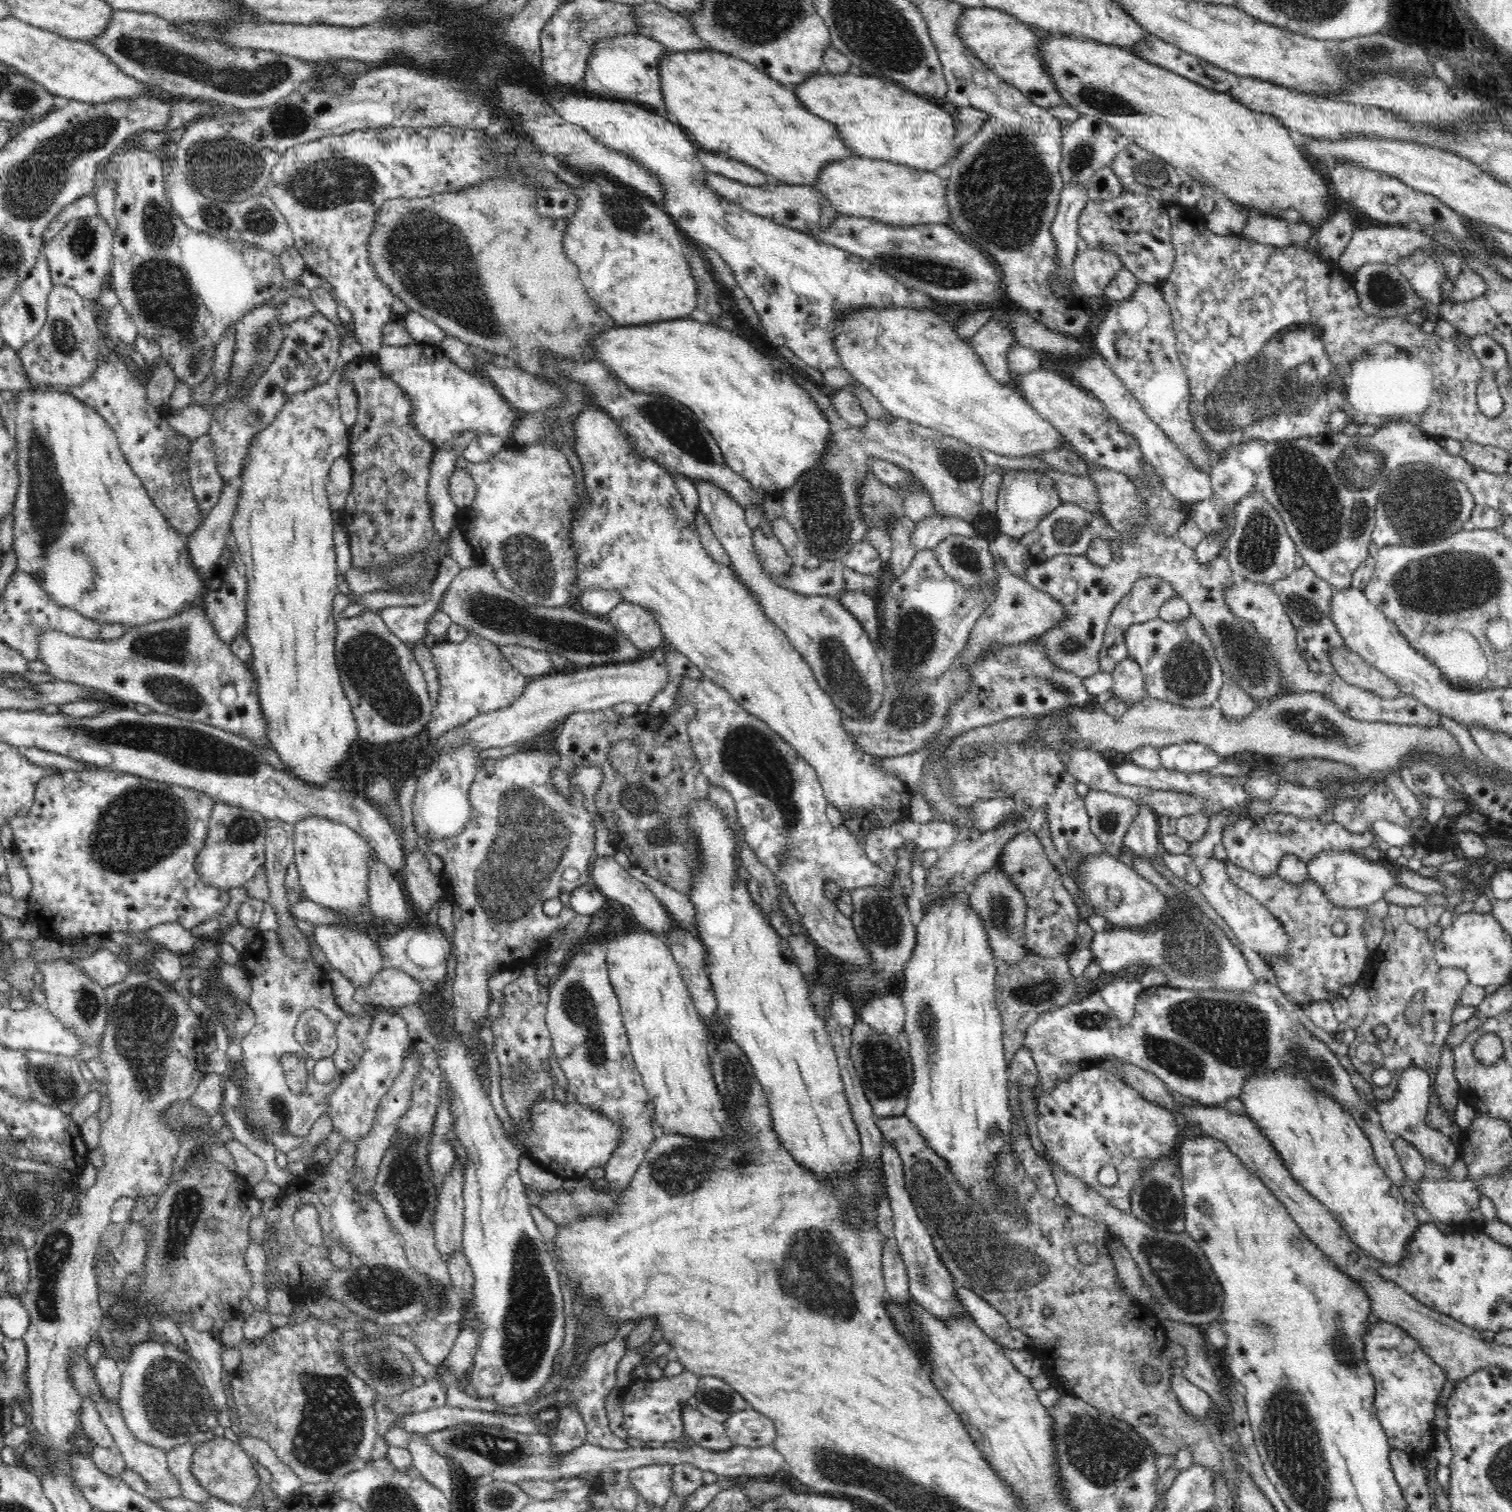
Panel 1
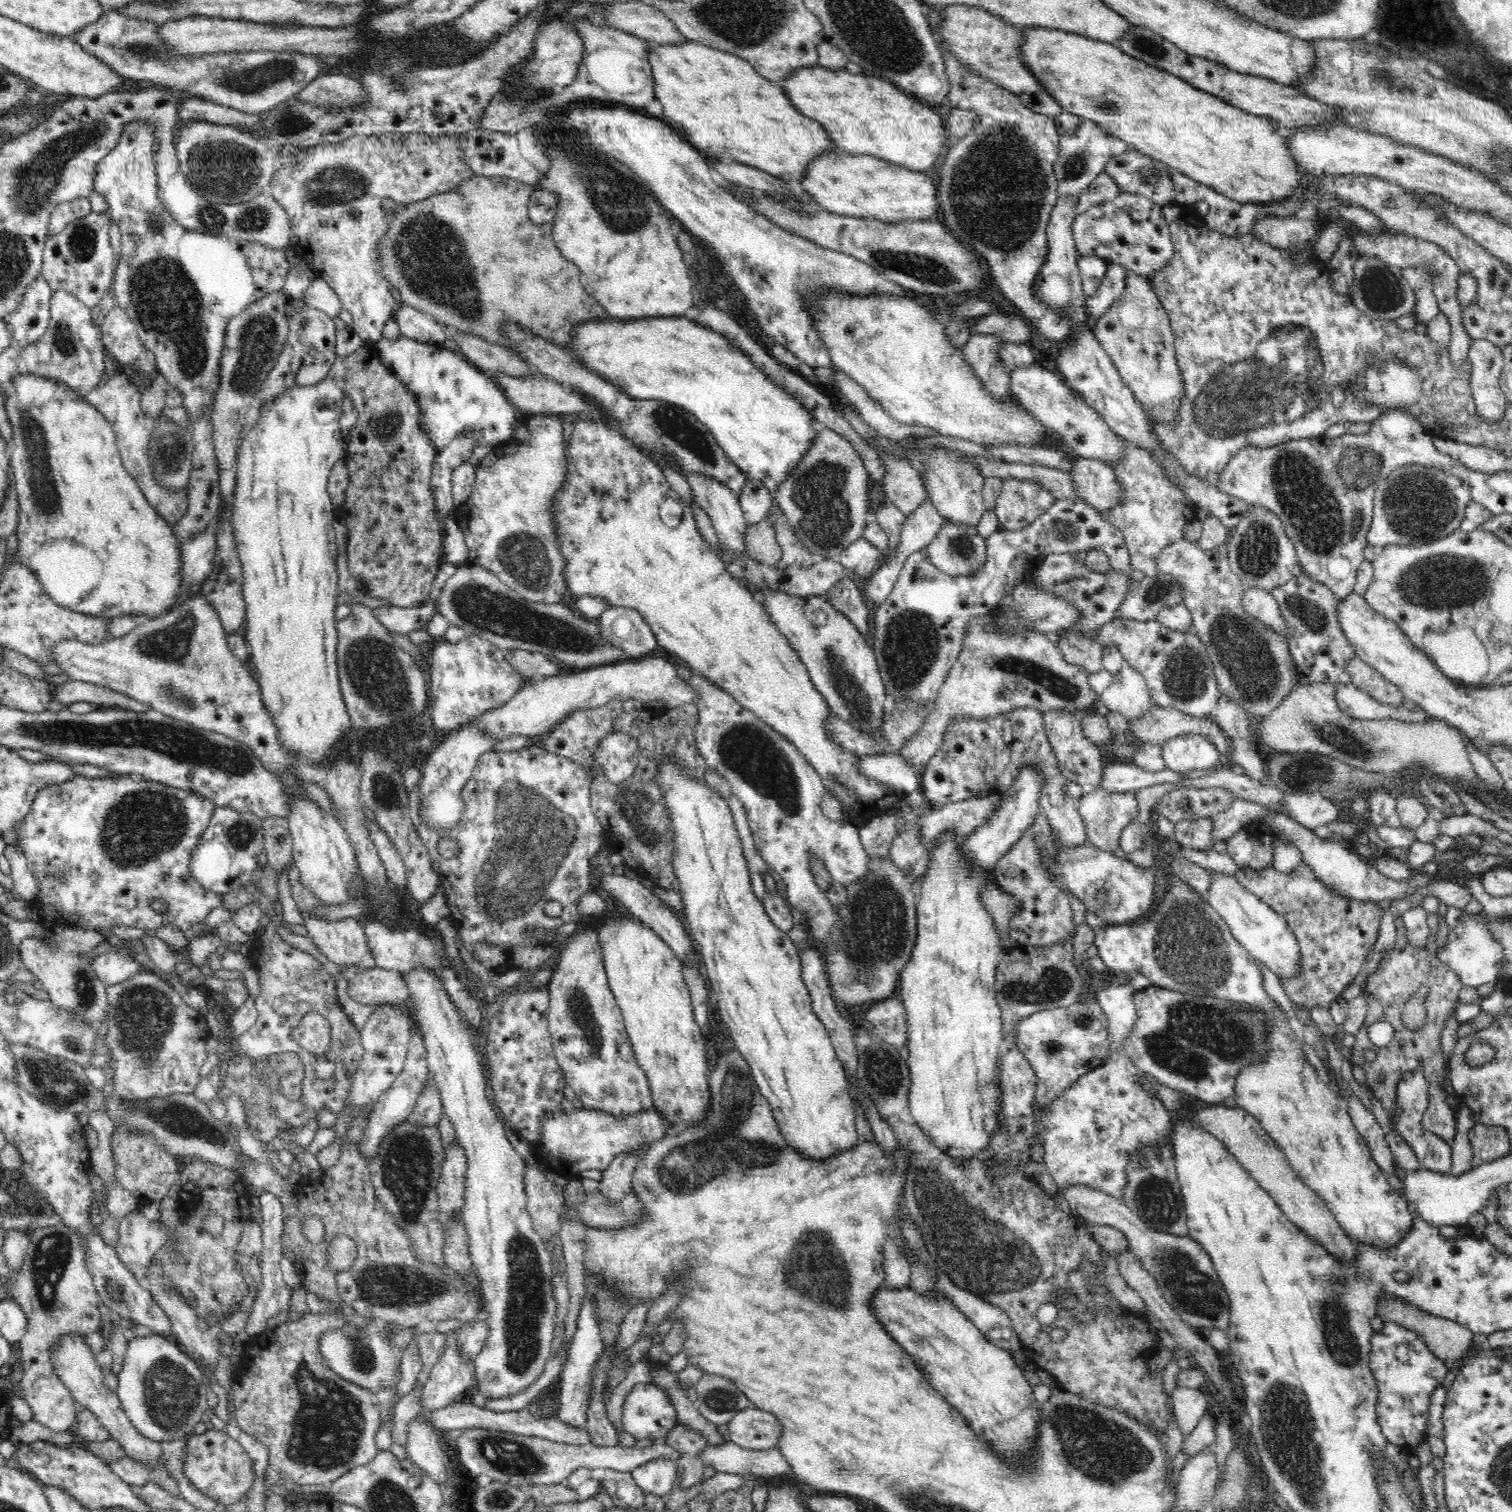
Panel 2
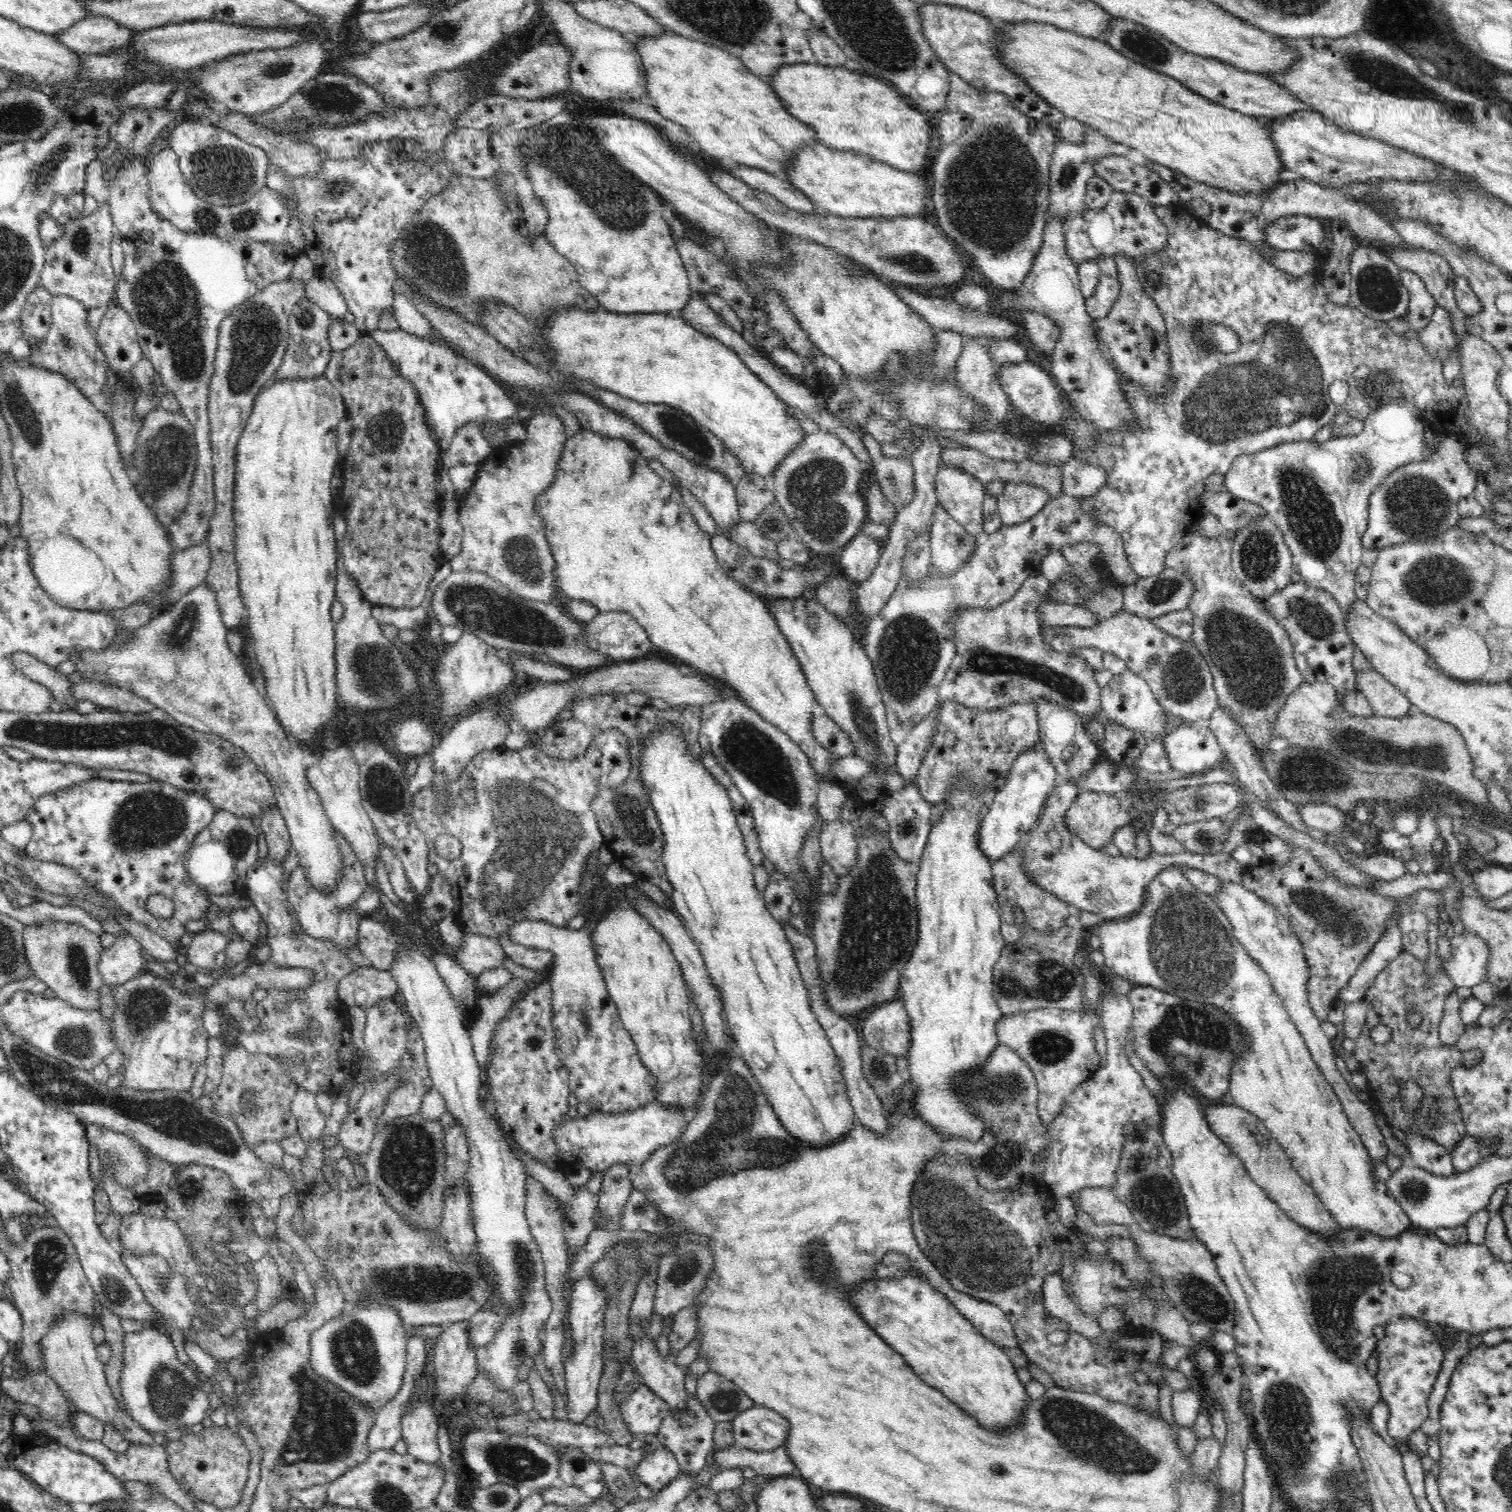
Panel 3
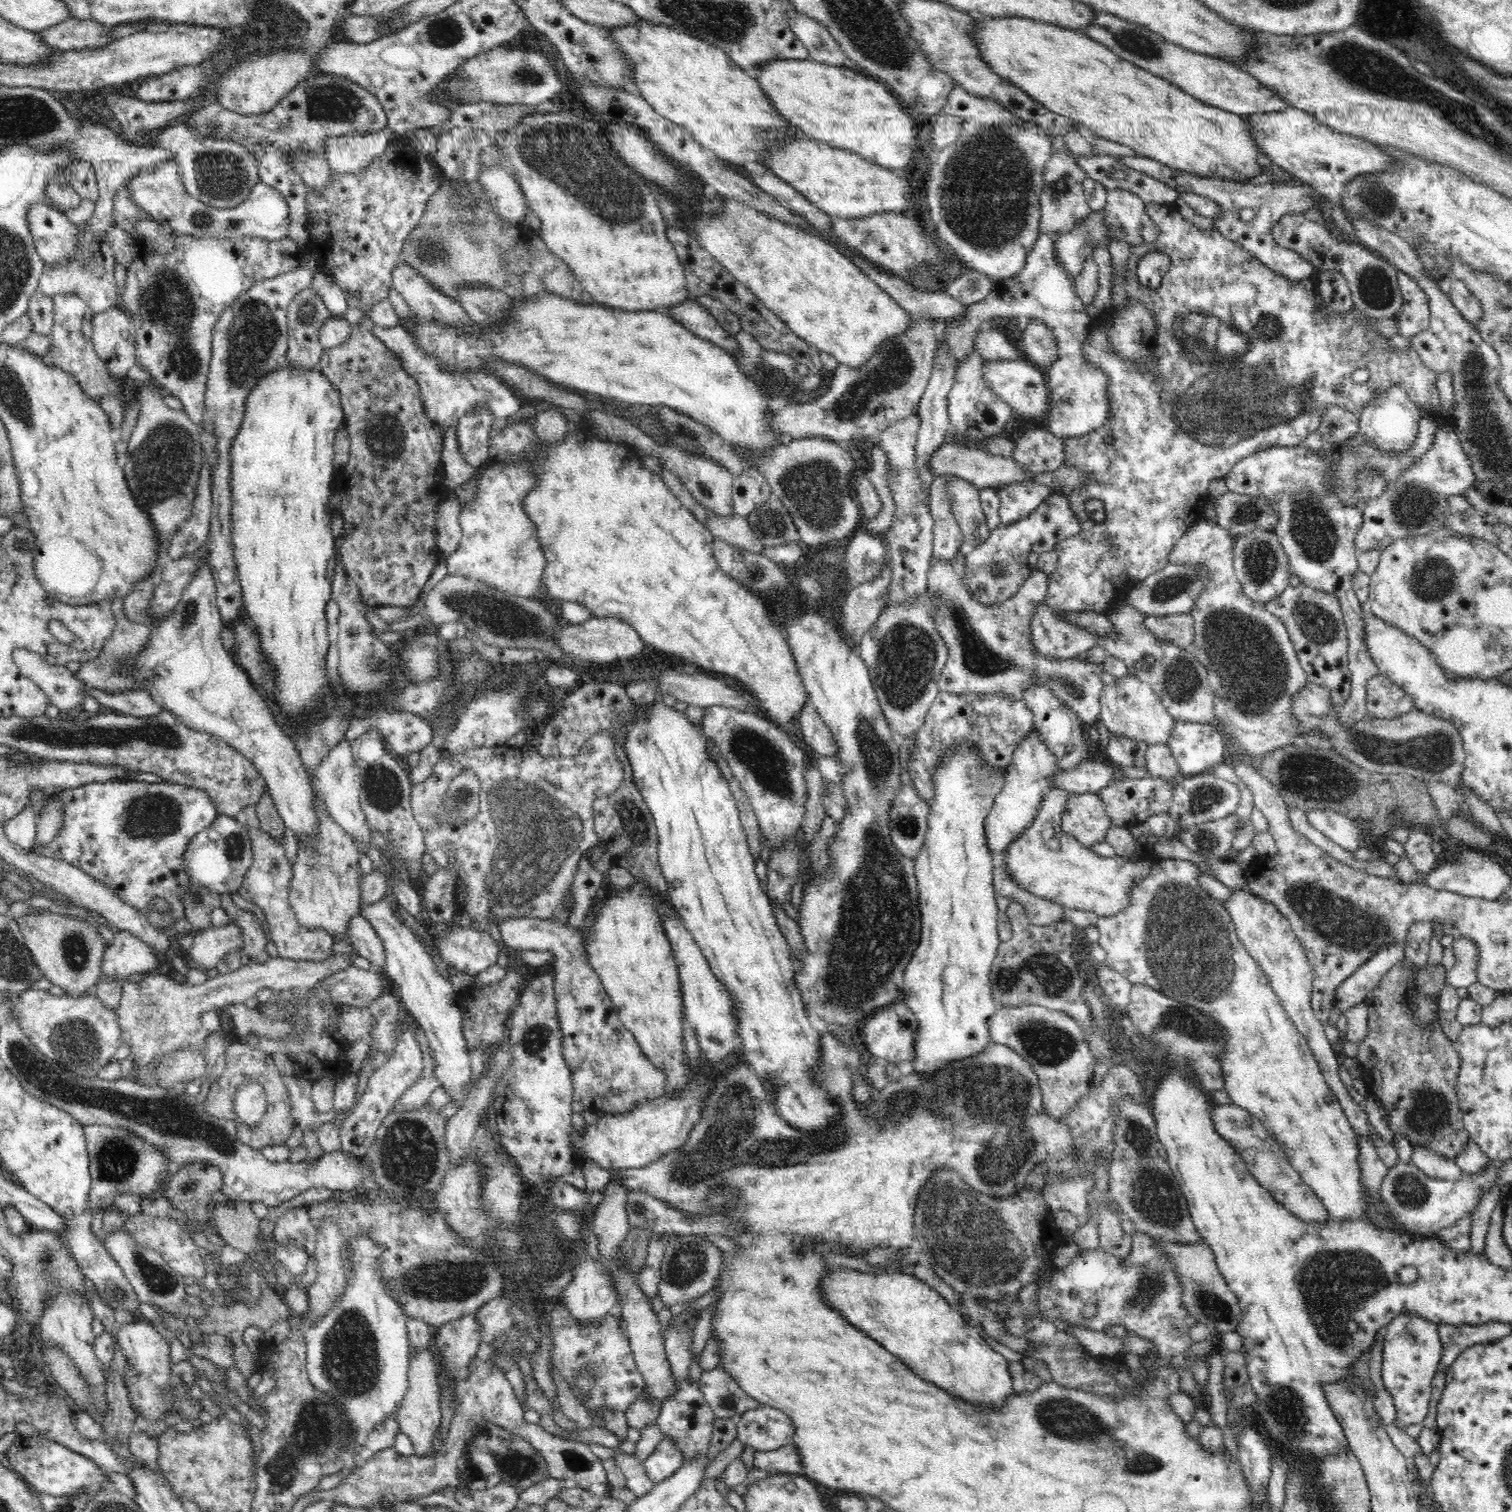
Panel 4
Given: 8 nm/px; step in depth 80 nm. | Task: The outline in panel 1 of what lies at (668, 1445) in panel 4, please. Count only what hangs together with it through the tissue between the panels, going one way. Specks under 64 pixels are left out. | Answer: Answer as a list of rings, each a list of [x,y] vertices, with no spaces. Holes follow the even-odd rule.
[[[651,1464],[631,1470],[628,1479],[646,1503],[662,1508],[673,1494],[672,1476],[671,1464]]]

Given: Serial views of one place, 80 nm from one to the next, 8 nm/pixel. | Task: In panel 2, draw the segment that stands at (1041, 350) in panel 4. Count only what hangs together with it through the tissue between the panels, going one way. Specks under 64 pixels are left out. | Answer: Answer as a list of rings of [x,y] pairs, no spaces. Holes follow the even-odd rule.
[[[938,41],[938,44],[943,52],[945,71],[950,81],[947,98],[951,108],[969,109],[979,116],[974,128],[958,139],[957,144],[950,148],[944,162],[940,164],[942,176],[936,179],[941,208],[940,220],[960,242],[984,260],[992,282],[998,284],[1010,302],[1014,302],[1033,330],[1044,340],[1060,343],[1071,331],[1071,320],[1054,312],[1050,306],[1036,298],[1032,290],[1035,276],[1047,255],[1046,229],[1052,209],[1059,199],[1053,167],[1058,158],[1061,136],[1057,129],[1059,125],[1049,116],[1028,110],[1009,90],[1004,90],[987,78],[966,70],[958,59],[952,57],[952,53],[948,52],[943,42]]]

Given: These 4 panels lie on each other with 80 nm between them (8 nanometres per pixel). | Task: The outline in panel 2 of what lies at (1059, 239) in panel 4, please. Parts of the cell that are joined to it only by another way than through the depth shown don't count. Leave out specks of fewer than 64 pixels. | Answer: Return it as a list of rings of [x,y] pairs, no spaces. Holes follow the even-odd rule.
[[[1118,193],[1114,200],[1094,205],[1076,215],[1072,236],[1077,256],[1099,256],[1122,265],[1125,269],[1148,278],[1154,271],[1166,268],[1173,257],[1169,222],[1162,214],[1162,206],[1137,194]]]

